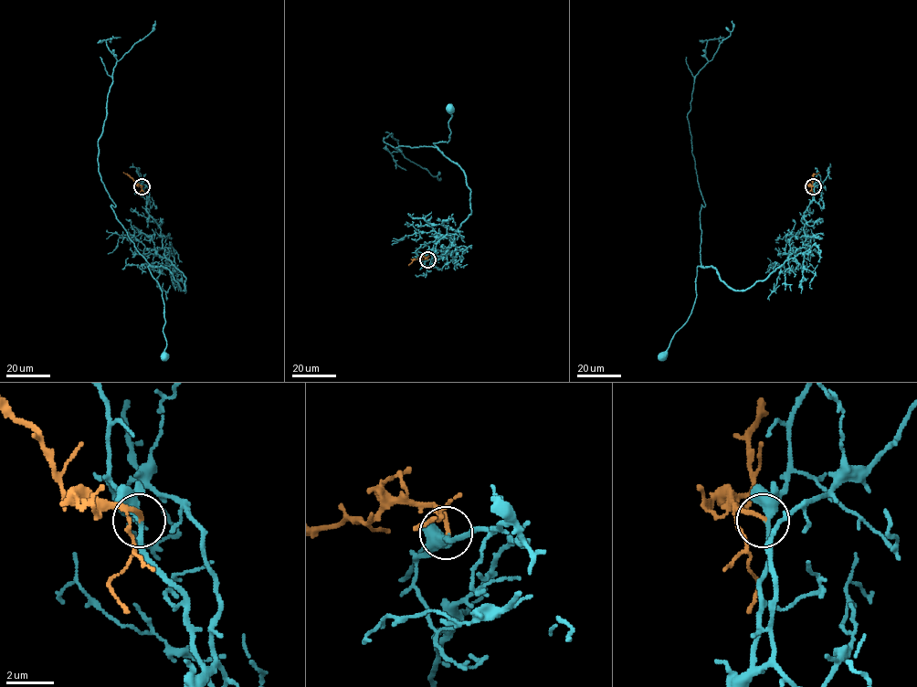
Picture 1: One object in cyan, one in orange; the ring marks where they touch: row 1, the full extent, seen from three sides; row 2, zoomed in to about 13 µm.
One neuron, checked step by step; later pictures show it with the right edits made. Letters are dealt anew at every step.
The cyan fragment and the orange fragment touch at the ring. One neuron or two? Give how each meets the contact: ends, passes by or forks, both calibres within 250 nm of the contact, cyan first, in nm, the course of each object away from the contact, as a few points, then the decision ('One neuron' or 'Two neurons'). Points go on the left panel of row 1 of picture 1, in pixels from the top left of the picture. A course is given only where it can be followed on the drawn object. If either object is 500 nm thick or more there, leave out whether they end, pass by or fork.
At the ring cyan passes by. At the ring orange ends. Thickness 340 nm (cyan) against 200 nm. Course of cyan: (142, 186), (163, 255), (185, 278), (181, 290), (167, 269), (148, 267), (162, 292), (165, 354). Course of orange: (142, 186), (123, 172). One neuron

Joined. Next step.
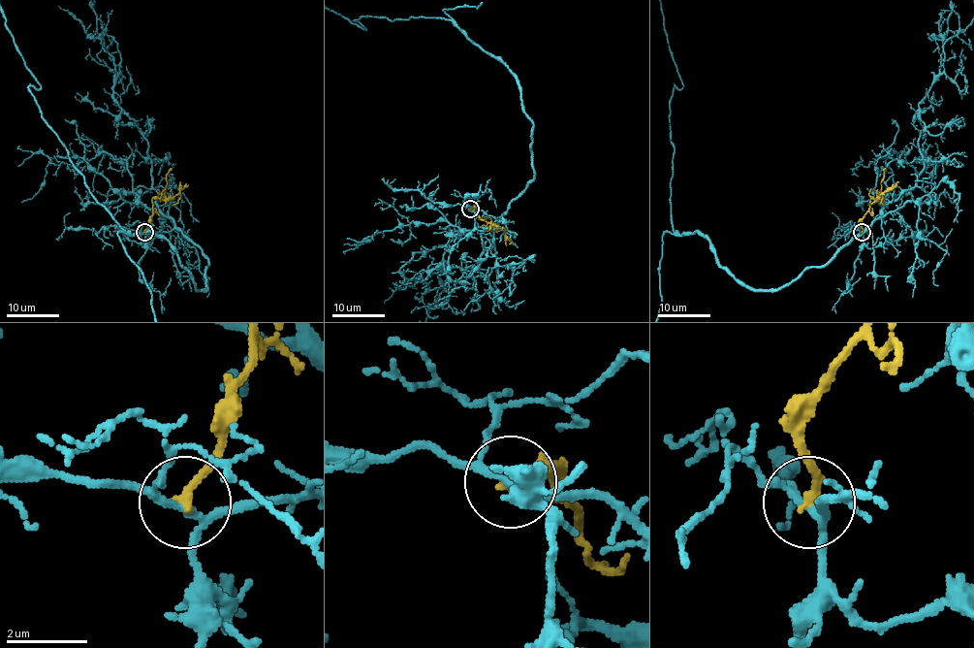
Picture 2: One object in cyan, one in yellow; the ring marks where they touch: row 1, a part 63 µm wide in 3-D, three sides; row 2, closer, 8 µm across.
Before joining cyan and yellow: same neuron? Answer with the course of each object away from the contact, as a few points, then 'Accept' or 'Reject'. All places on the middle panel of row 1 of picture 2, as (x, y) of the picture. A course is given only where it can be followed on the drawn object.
Course of cyan: (469, 209), (499, 216), (534, 178), (532, 120), (518, 79), (443, 10), (483, 2). Course of yellow: (469, 209), (473, 208), (479, 212), (477, 216), (498, 224), (514, 244). Reject

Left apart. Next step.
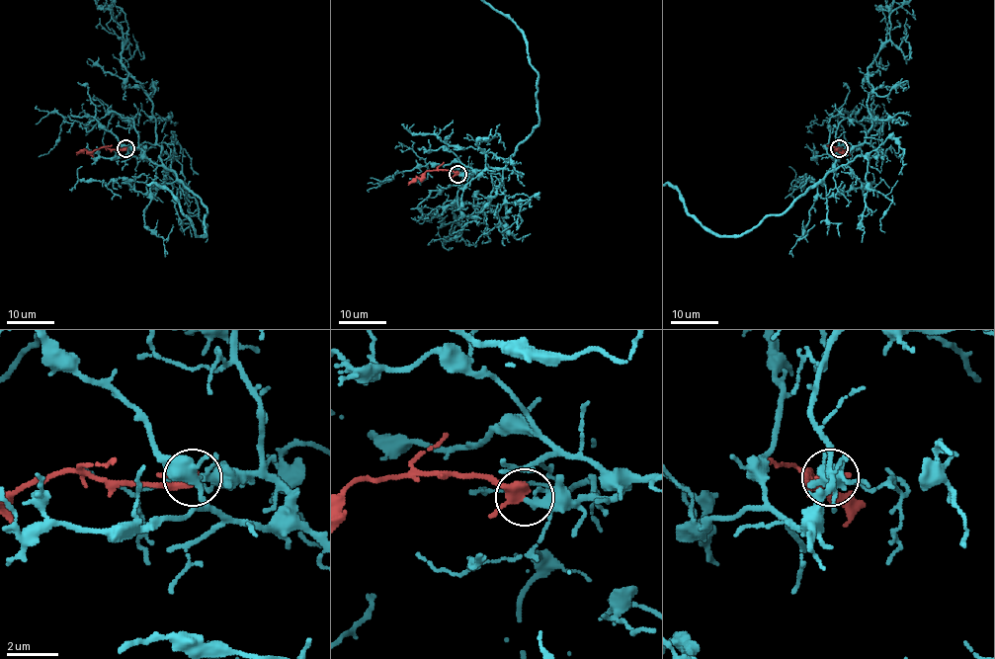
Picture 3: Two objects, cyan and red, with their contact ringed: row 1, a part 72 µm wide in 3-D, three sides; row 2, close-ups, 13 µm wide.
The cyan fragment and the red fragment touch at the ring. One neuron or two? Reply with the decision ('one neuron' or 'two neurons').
one neuron

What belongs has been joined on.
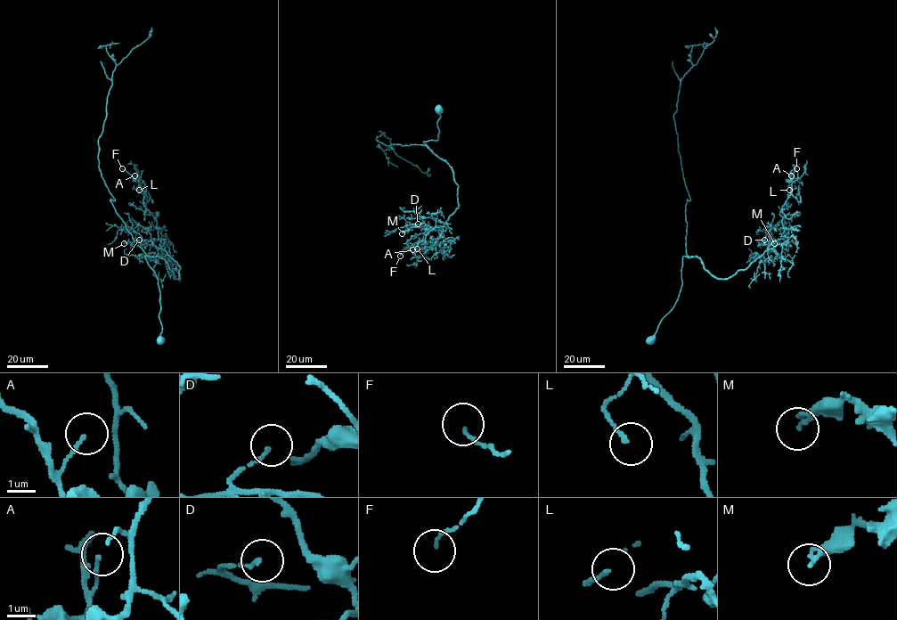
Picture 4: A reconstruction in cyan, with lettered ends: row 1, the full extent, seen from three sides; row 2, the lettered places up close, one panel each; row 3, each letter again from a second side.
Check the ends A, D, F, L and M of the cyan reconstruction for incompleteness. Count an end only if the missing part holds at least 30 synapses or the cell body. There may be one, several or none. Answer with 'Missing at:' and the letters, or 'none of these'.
Missing at: none of these

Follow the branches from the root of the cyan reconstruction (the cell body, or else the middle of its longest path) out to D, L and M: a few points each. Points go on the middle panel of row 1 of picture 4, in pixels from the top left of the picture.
D: (439, 109), (438, 138), (423, 142), (451, 167), (458, 207), (443, 226), (416, 227), (418, 224)
L: (439, 109), (438, 138), (423, 142), (451, 167), (458, 207), (438, 228), (436, 242), (424, 240), (417, 248)
M: (439, 109), (438, 138), (423, 142), (451, 167), (458, 185), (458, 207), (443, 226), (411, 227), (402, 233)

